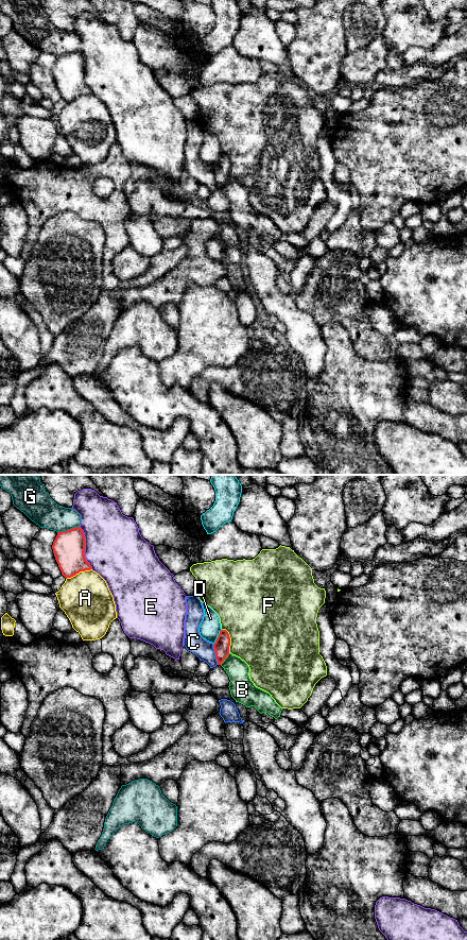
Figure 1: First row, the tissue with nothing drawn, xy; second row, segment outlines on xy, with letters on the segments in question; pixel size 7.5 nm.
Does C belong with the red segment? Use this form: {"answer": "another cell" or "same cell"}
{"answer": "another cell"}

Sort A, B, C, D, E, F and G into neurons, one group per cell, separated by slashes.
A / B / C / D / E / F / G

